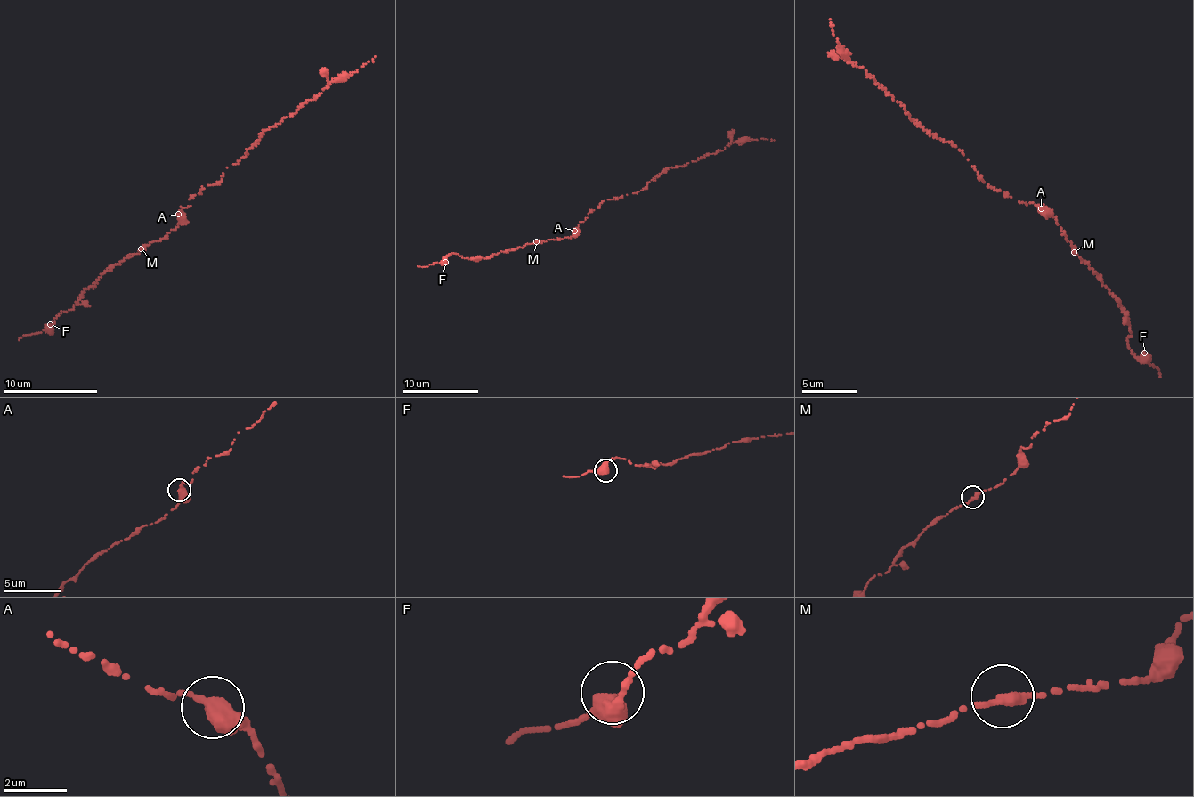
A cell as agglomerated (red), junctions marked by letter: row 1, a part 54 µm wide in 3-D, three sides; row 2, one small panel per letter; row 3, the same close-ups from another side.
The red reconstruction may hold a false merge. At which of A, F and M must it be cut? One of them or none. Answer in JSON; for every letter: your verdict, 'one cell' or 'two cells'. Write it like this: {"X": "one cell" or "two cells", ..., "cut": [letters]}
{"A": "one cell", "F": "one cell", "M": "one cell", "cut": []}

